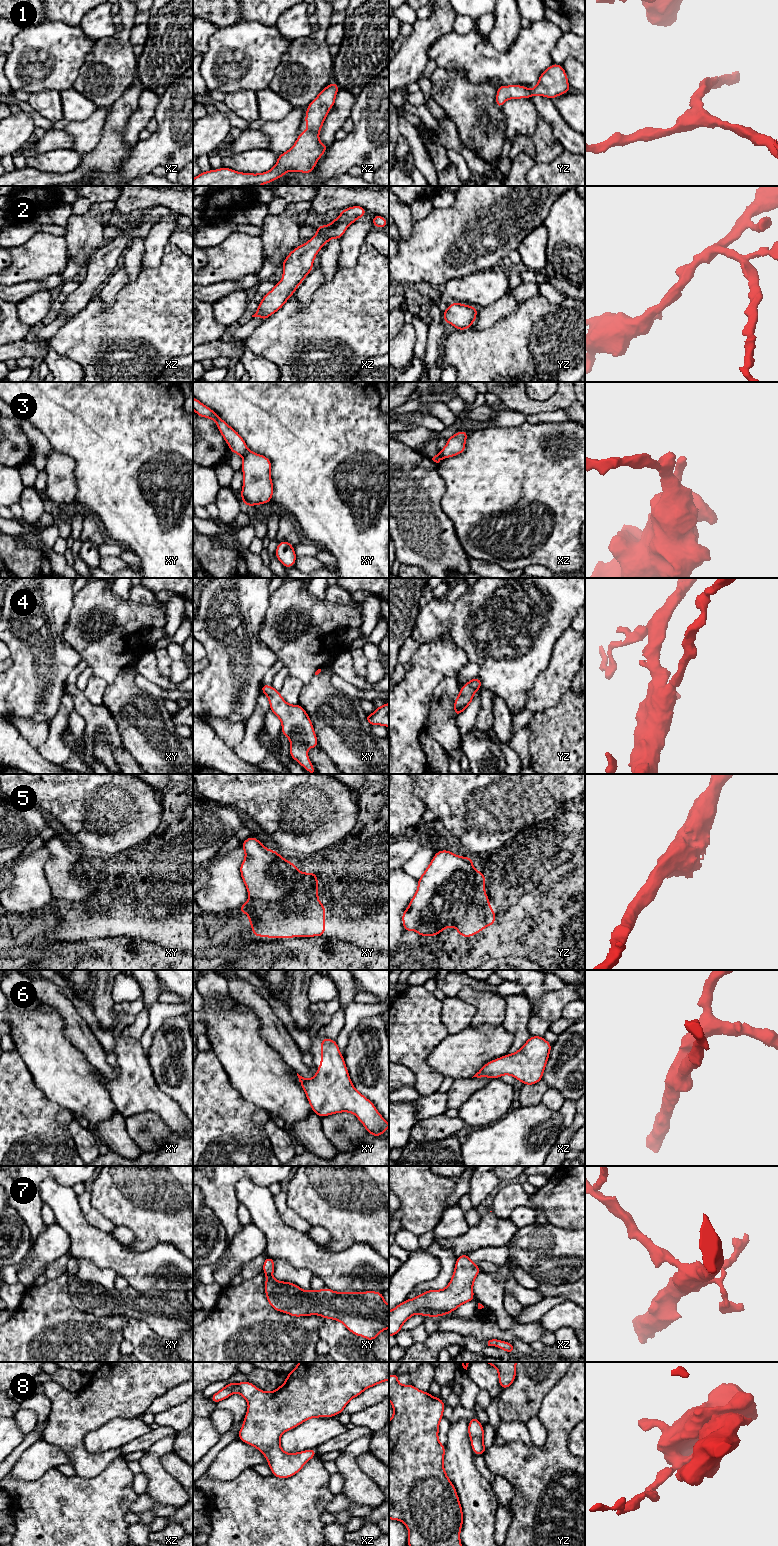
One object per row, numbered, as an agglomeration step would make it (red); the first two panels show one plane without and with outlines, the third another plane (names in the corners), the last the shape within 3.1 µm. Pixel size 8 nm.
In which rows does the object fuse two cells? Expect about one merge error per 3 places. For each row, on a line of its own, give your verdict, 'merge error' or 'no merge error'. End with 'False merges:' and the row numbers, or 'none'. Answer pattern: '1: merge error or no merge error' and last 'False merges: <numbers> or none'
1: no merge error
2: no merge error
3: merge error
4: no merge error
5: no merge error
6: no merge error
7: no merge error
8: no merge error
False merges: 3

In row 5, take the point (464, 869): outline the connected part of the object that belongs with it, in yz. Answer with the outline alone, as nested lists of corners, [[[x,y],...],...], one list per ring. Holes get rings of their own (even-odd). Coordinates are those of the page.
[[[448,850],[435,853],[418,879],[418,888],[402,913],[404,933],[415,930],[420,937],[436,936],[445,928],[455,927],[462,937],[472,937],[496,922],[495,911],[485,894],[485,875],[473,867],[473,858],[461,857]]]

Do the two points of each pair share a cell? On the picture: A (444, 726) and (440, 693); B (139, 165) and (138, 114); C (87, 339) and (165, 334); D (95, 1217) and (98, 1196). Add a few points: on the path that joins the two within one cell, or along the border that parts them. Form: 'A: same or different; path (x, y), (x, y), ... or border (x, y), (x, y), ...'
A: same; path (442, 718), (442, 701)
B: different; border (139, 140), (133, 146)
C: same; path (106, 336), (137, 336), (139, 334), (146, 334)
D: different; border (89, 1191), (92, 1205), (114, 1224)

